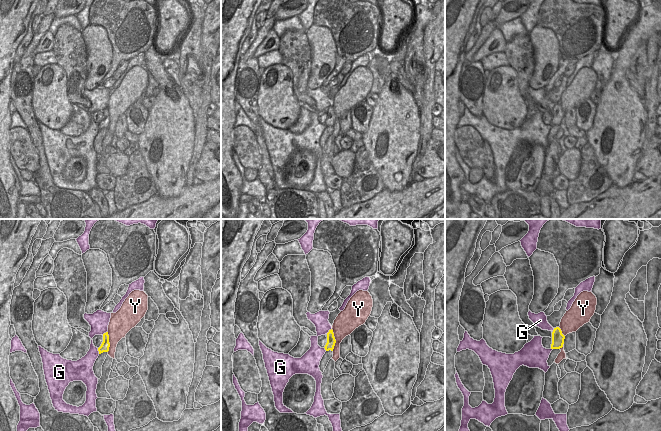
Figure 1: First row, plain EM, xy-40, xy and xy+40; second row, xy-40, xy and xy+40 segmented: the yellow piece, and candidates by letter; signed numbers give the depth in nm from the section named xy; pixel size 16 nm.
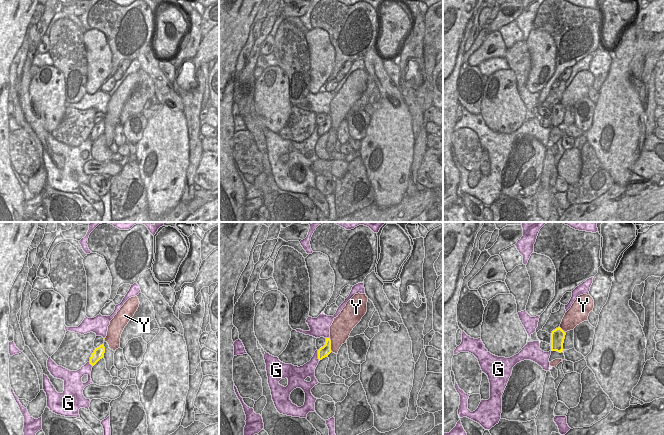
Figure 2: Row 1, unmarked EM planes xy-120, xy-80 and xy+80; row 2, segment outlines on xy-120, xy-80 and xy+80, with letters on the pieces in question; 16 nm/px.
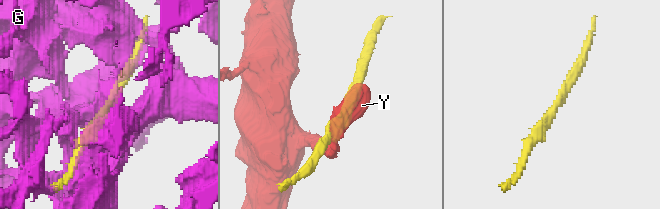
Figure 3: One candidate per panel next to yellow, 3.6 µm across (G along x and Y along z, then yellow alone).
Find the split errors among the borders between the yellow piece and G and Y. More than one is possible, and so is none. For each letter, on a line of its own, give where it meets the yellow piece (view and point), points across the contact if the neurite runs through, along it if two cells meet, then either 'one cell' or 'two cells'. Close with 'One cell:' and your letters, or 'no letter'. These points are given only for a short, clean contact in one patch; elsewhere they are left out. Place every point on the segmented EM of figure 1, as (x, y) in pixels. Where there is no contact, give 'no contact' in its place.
G: xy (329, 331) | two cells
Y: xy (335, 340) | two cells
One cell: no letter

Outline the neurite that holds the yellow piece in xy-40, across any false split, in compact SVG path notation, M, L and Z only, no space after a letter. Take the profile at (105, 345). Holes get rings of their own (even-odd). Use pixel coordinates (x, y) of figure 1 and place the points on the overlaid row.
M106 332L103 334L103 342L102 342L101 346L98 348L99 354L101 354L103 352L108 352L109 347L110 347L109 335L108 335L108 332Z

